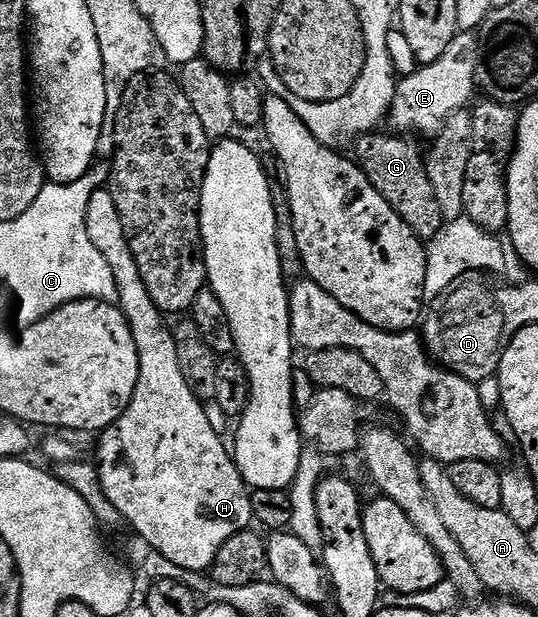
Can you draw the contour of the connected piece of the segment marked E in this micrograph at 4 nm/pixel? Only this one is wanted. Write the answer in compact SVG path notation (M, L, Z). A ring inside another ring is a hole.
M459 32L437 60L420 65L413 76L399 78L389 111L391 122L396 126L394 129L399 132L420 130L428 136L439 134L441 128L445 128L449 116L464 109L476 97L475 65L478 55L478 37L471 32Z

